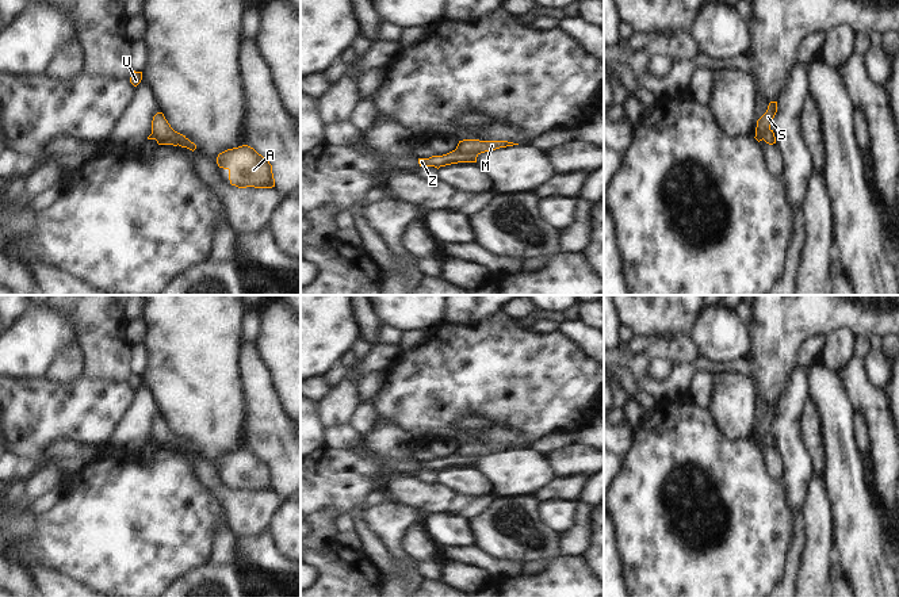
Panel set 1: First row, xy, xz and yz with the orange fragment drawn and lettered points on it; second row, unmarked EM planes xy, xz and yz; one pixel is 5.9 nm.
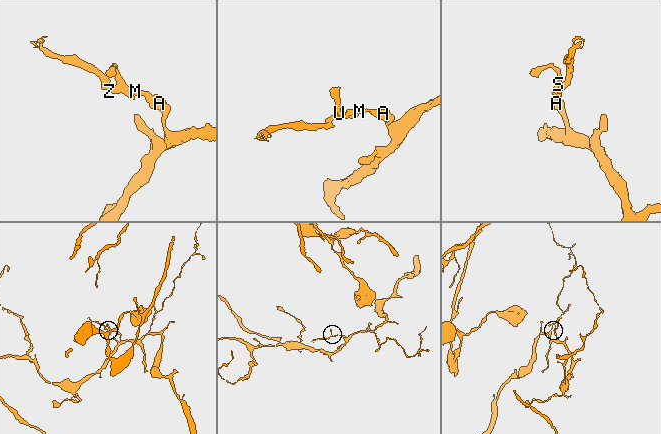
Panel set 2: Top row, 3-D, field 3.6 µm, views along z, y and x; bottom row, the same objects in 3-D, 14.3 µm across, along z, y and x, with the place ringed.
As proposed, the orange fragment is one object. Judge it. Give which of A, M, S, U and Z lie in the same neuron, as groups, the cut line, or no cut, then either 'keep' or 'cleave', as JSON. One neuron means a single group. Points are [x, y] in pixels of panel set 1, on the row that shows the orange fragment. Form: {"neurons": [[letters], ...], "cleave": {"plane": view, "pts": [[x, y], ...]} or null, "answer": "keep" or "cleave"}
{"neurons": [["A", "M", "S", "U"], ["Z"]], "cleave": {"plane": "xz", "pts": [[455, 149], [477, 155]]}, "answer": "cleave"}

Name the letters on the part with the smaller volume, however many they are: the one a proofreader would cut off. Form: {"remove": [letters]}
{"remove": ["Z"]}

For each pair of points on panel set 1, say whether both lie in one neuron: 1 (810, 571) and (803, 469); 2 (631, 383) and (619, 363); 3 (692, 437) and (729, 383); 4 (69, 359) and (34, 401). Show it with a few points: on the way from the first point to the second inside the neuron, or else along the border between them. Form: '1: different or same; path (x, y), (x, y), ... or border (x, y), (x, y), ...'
1: different; border (813, 471), (800, 506)
2: same; path (628, 378), (628, 372), (624, 368)
3: different; border (710, 409), (715, 423), (729, 437)
4: different; border (48, 375), (61, 383), (75, 383), (83, 377)

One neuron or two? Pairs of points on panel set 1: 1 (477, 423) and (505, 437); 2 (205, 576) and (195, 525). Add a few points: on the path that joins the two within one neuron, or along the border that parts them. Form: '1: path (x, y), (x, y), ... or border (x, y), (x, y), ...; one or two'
1: path (484, 429), (498, 433); one
2: border (209, 559), (187, 571), (175, 582); two

